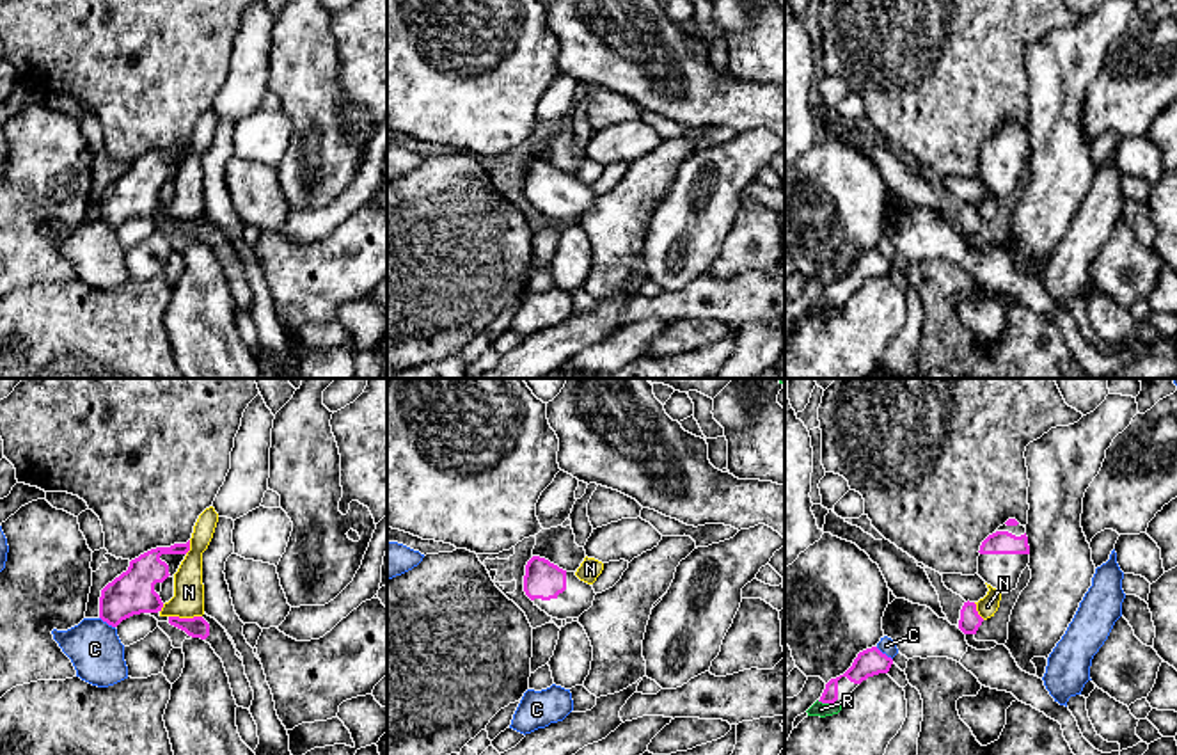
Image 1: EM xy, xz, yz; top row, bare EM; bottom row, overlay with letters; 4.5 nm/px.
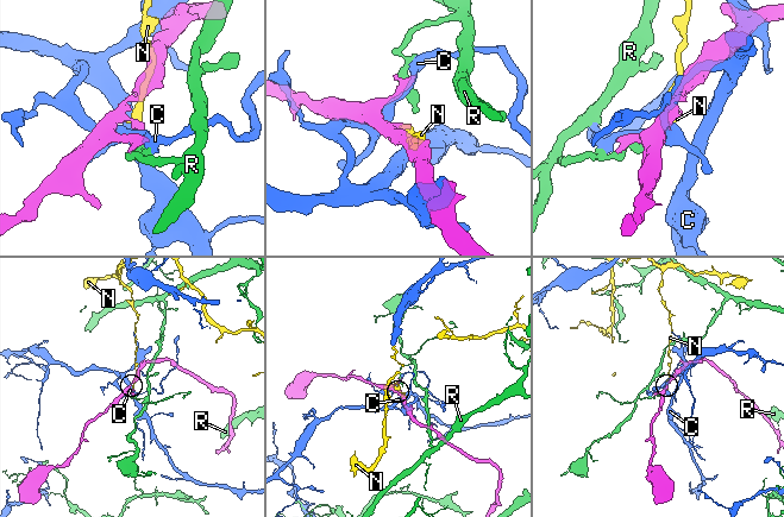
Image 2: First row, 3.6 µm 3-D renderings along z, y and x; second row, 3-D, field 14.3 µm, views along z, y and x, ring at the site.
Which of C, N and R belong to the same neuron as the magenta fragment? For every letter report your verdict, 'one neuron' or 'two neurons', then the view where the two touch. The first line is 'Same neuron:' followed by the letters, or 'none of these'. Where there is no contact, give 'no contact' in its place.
Same neuron: none of these
C: two neurons; contact in yz
N: two neurons; contact in xy
R: two neurons; contact in yz

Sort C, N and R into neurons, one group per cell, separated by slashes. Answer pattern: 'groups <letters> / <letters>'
groups C / N / R

